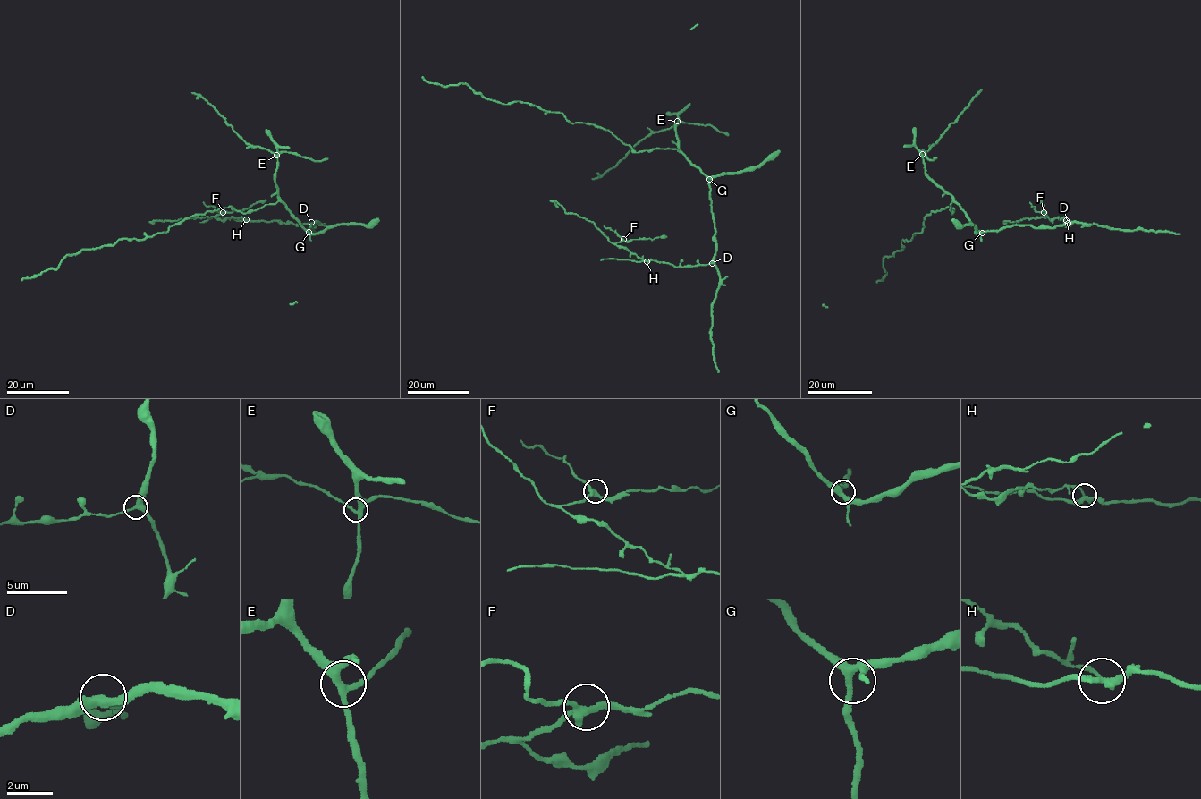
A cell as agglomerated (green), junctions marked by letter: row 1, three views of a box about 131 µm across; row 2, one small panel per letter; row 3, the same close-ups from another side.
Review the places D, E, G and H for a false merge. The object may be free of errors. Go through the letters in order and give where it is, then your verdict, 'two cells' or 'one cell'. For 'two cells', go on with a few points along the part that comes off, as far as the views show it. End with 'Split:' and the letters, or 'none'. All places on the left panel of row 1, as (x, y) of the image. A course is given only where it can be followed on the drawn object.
D: place (311, 222); one cell
E: place (276, 155); one cell
G: place (308, 232); one cell
H: place (246, 219); two cells; course (246, 219), (231, 216), (218, 220), (211, 216), (152, 222), (157, 220)
Split: H

